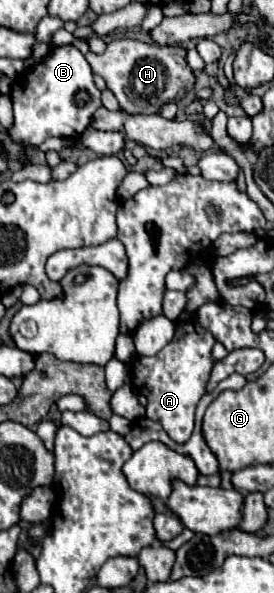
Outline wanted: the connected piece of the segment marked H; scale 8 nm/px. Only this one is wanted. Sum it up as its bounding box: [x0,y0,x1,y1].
[85,39,195,115]

